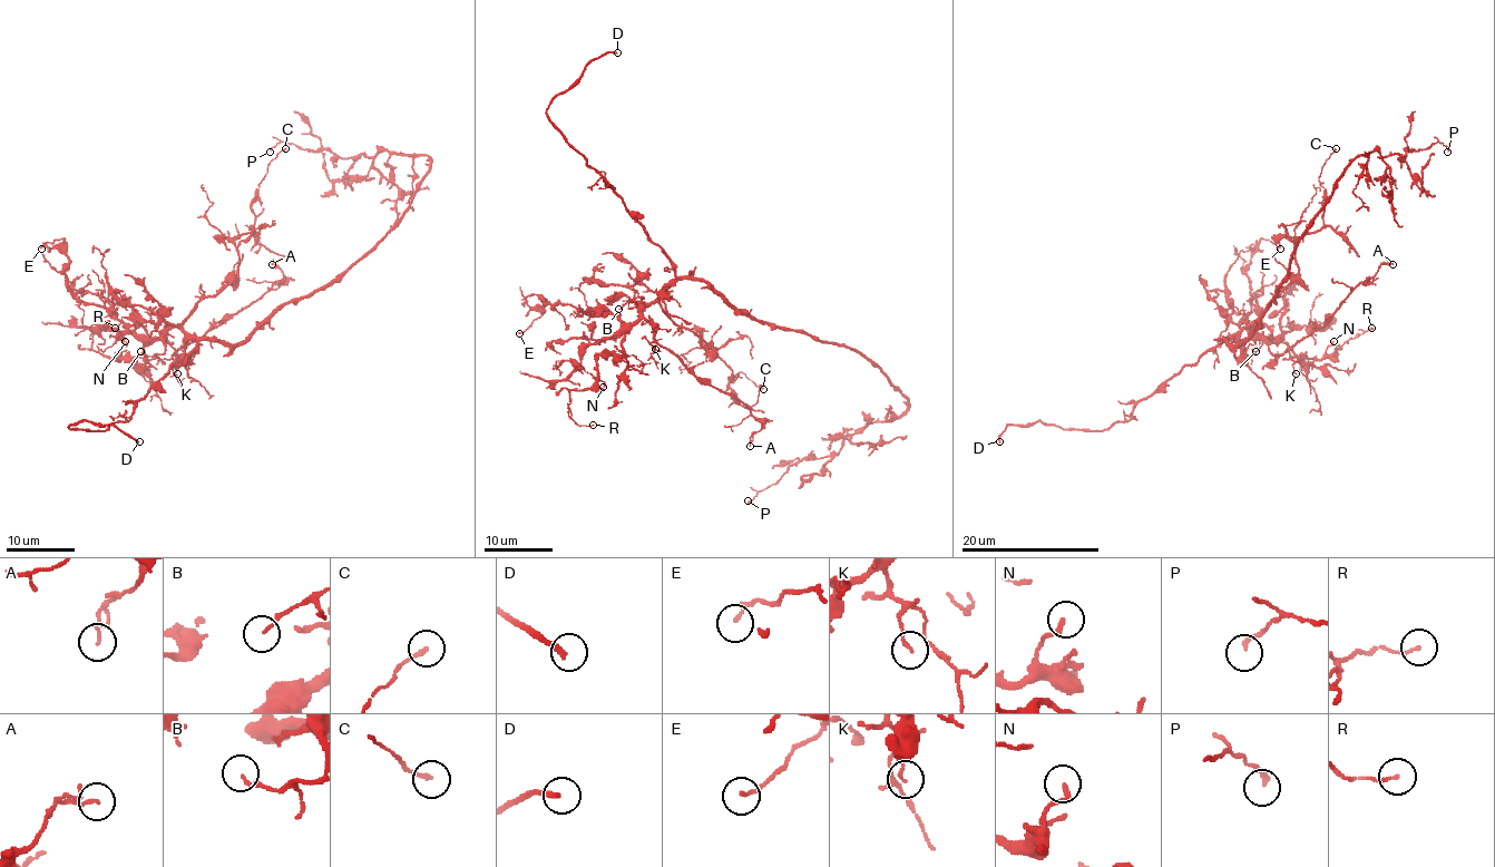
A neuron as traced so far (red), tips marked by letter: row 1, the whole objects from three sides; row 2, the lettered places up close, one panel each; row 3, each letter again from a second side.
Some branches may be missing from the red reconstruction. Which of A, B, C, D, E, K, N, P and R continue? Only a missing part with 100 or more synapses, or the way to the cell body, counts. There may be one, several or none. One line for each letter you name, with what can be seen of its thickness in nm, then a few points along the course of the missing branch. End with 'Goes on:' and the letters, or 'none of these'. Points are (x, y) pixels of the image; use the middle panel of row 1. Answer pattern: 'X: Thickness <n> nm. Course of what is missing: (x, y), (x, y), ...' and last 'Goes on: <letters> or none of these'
D: Thickness 200 nm
Goes on: D

